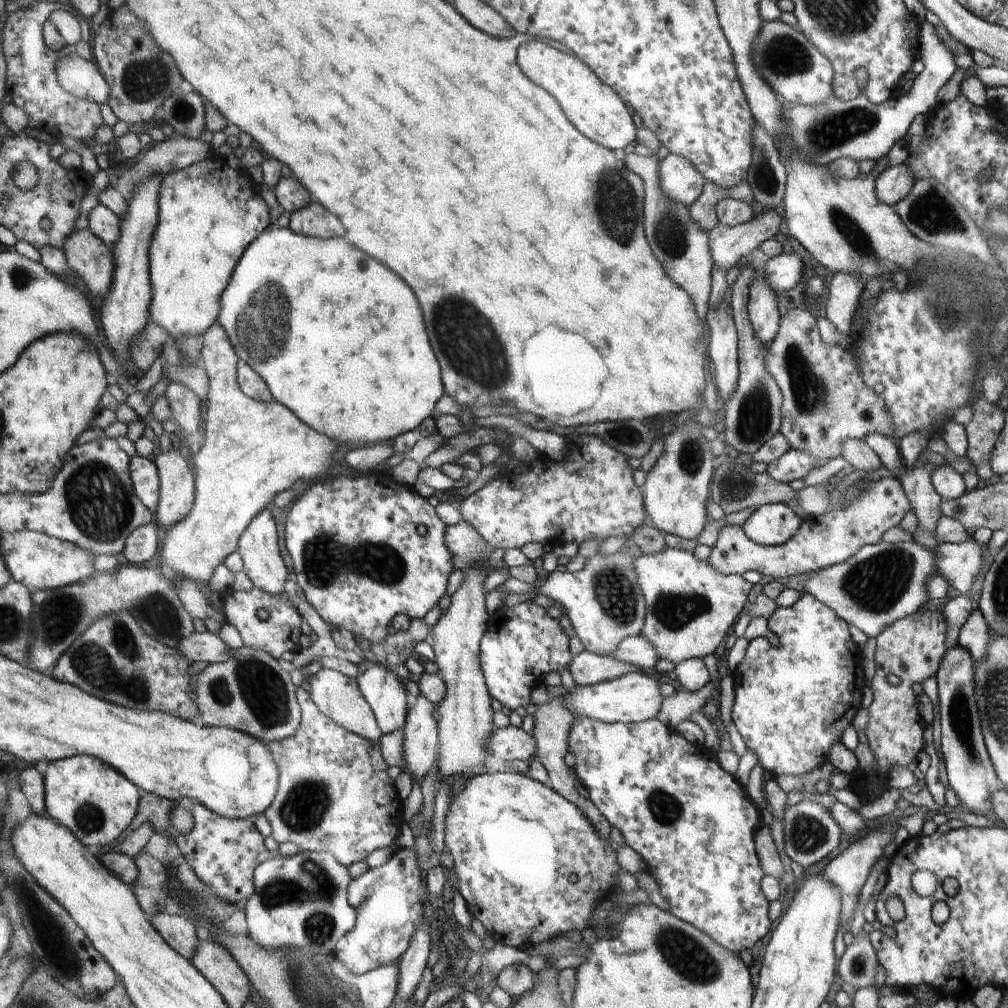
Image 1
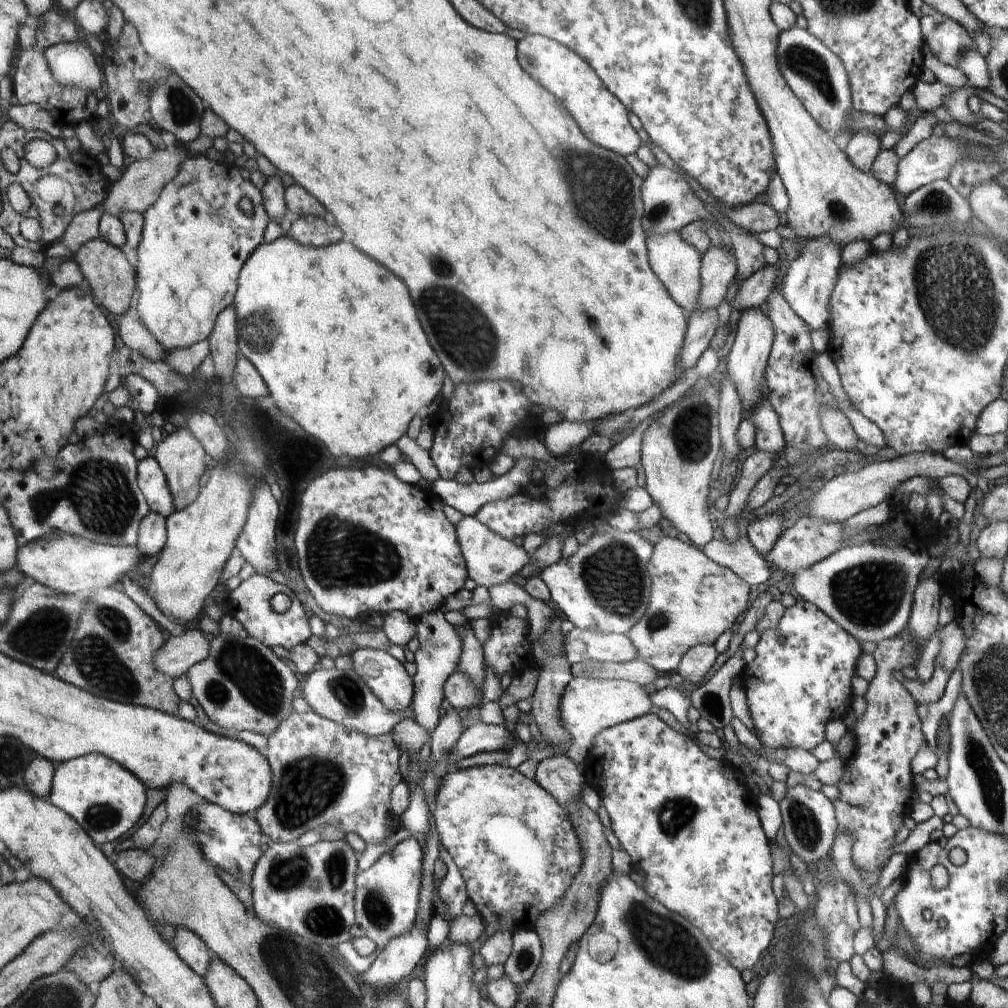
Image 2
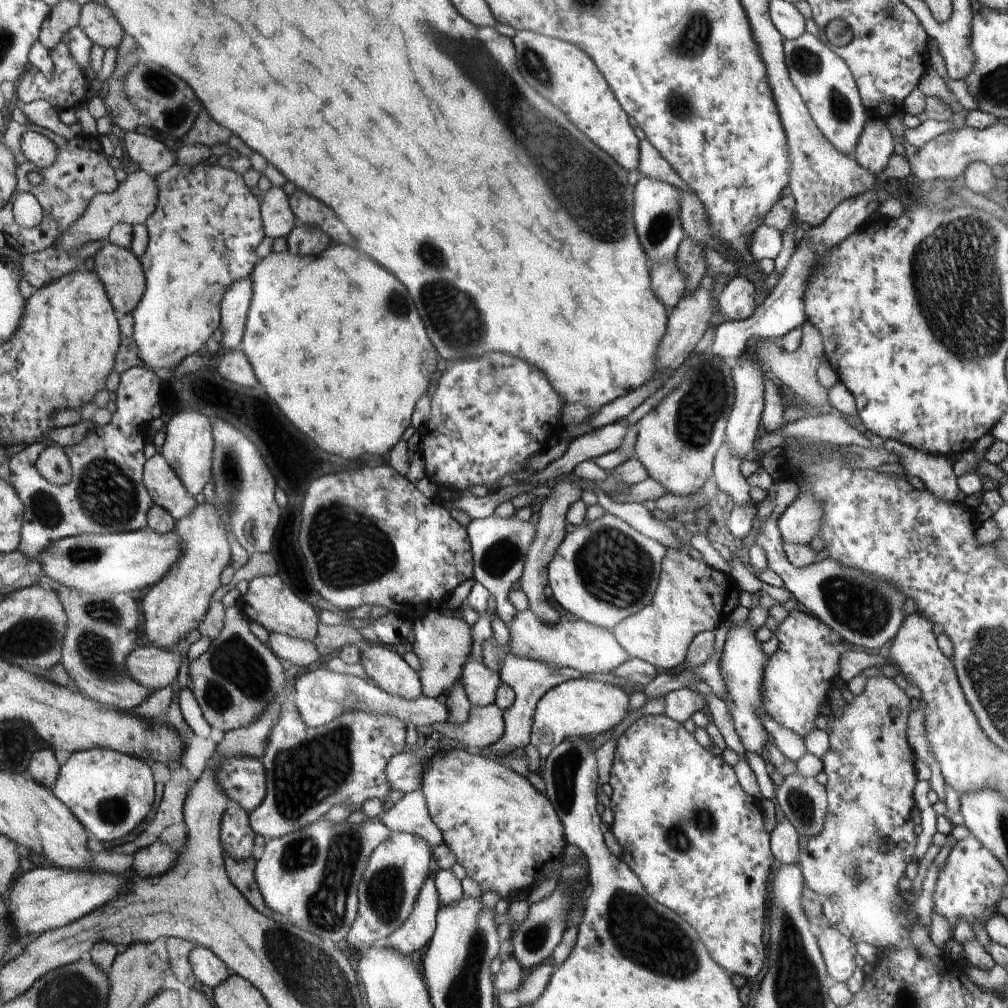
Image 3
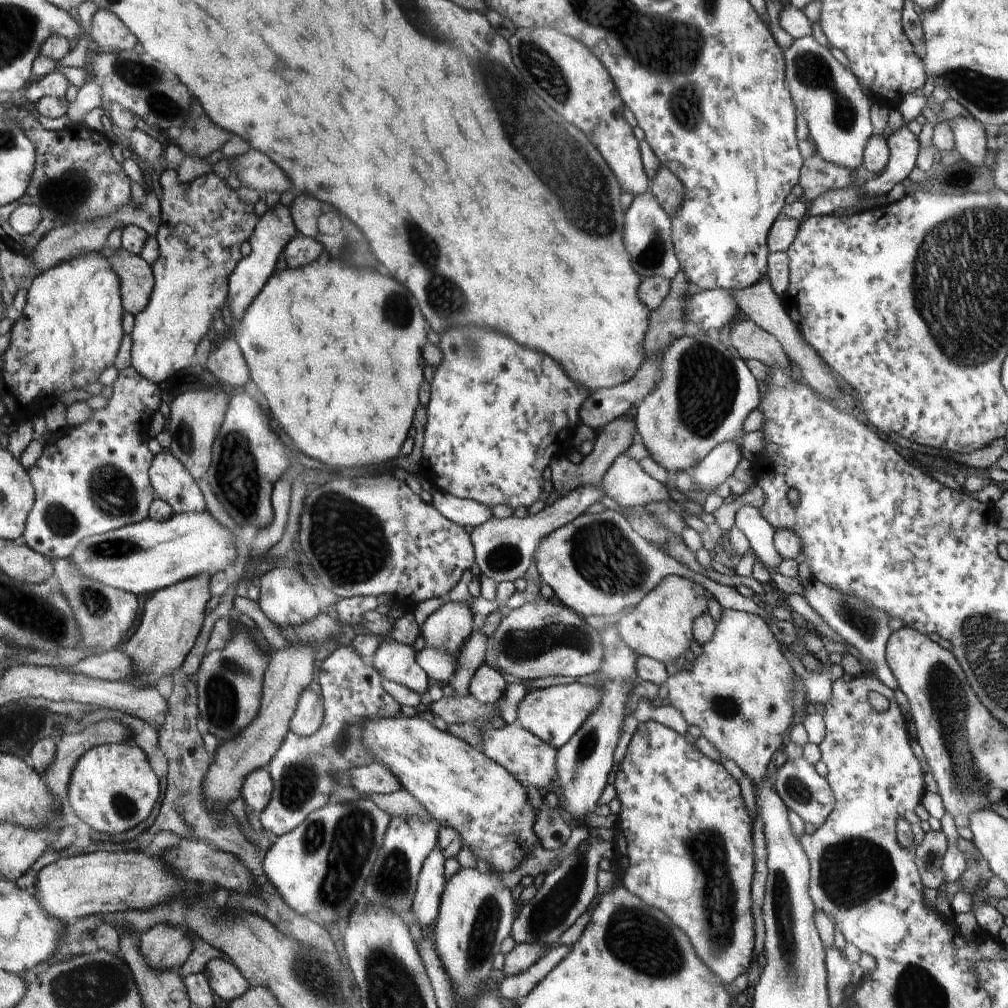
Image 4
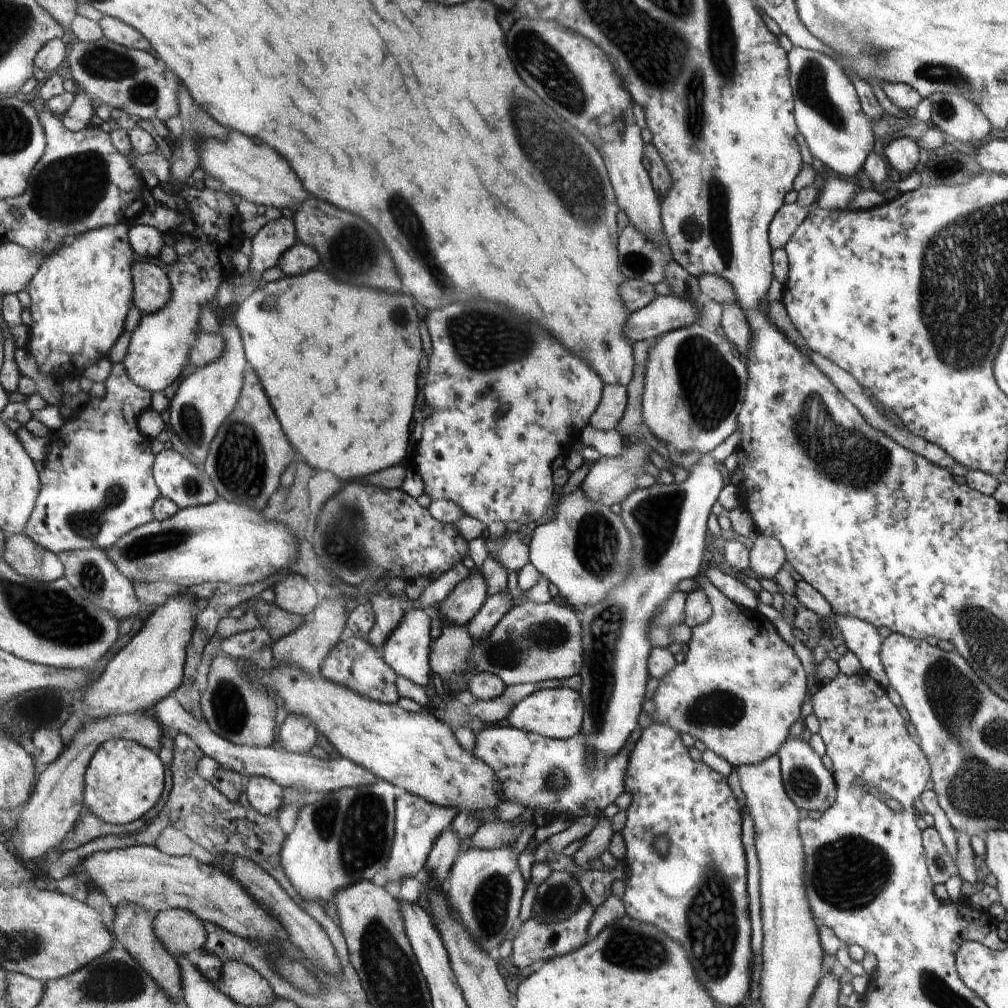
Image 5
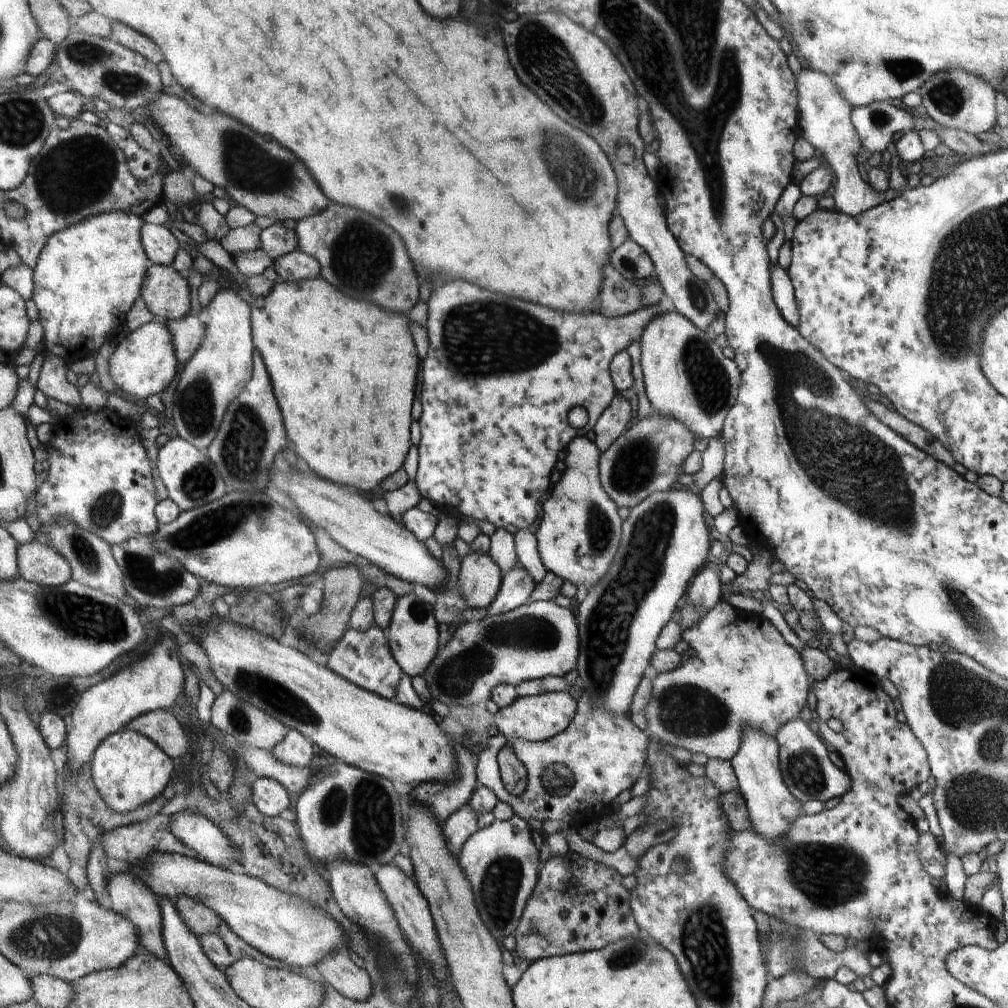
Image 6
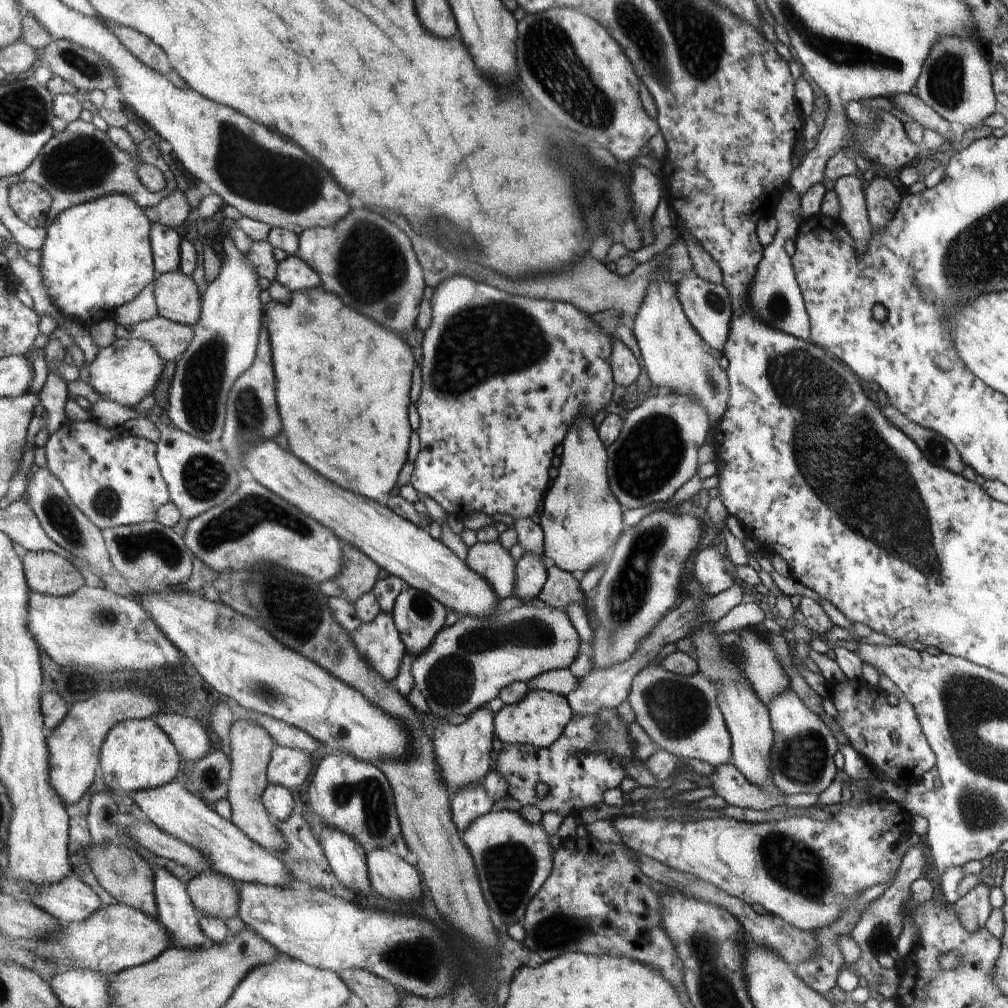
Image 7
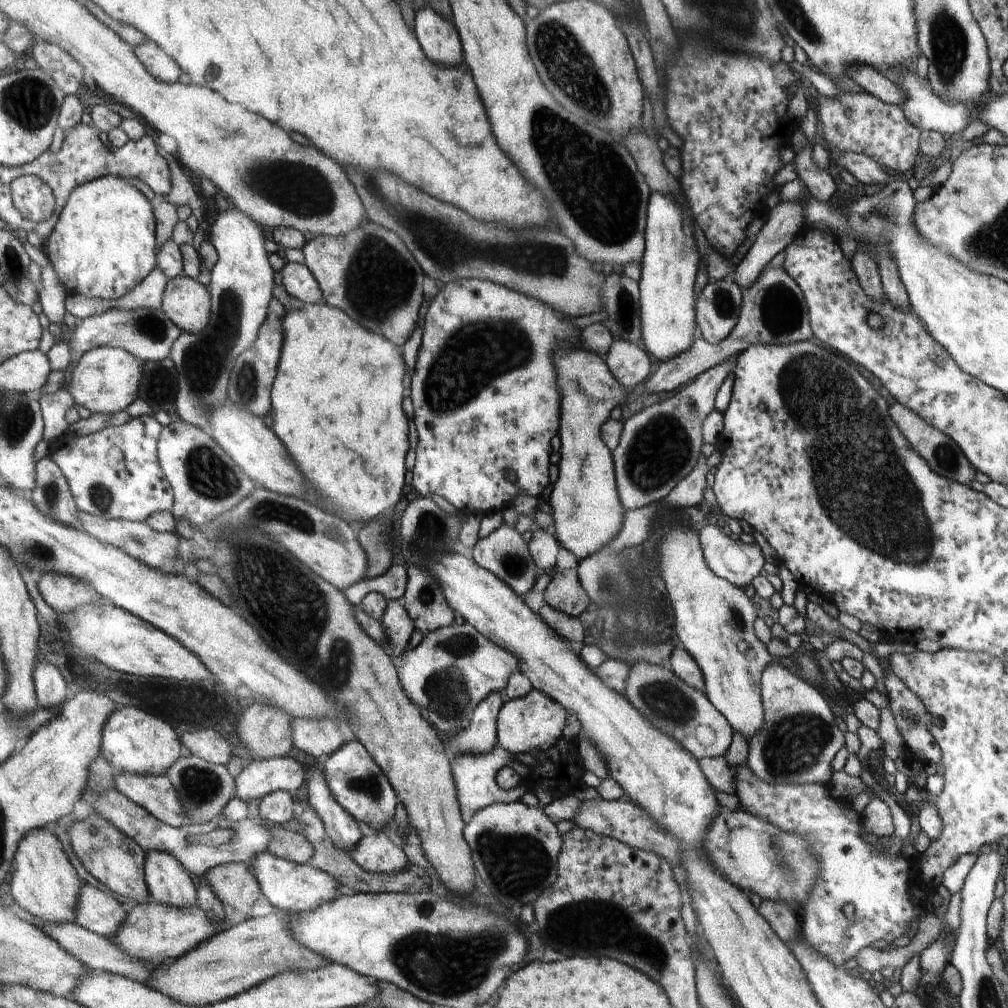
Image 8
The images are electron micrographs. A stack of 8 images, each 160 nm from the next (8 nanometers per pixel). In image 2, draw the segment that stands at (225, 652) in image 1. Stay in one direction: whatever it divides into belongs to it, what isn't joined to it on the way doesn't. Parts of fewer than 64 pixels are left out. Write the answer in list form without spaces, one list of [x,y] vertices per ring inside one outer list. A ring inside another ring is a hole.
[[[186,629],[182,635],[171,635],[168,642],[163,644],[162,650],[155,654],[155,667],[160,673],[166,673],[172,678],[178,678],[193,664],[203,661],[209,655],[209,641],[202,634],[203,632],[200,629]]]

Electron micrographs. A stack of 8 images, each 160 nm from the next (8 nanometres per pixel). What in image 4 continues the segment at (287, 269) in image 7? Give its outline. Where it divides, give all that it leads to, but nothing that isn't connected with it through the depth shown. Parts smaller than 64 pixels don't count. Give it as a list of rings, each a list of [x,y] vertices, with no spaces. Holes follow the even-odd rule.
[[[298,232],[294,240],[283,249],[282,257],[288,267],[301,267],[323,258],[325,248],[319,240]]]

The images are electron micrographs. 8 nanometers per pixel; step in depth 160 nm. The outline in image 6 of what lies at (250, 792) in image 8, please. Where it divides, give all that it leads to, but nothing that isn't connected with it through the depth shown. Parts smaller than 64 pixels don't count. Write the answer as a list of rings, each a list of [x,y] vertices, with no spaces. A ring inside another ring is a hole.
[[[296,729],[288,730],[287,736],[271,750],[271,753],[286,764],[299,767],[310,765],[314,758],[312,742]]]

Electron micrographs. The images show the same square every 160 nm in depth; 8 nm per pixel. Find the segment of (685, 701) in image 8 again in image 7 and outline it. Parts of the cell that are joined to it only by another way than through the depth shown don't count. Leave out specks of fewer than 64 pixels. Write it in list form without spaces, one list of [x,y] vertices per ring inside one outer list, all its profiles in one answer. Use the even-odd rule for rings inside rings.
[[[660,664],[644,667],[634,676],[627,700],[638,724],[658,748],[717,767],[732,764],[734,756],[731,733],[719,709],[718,694],[715,682],[702,671],[690,676],[677,675]]]

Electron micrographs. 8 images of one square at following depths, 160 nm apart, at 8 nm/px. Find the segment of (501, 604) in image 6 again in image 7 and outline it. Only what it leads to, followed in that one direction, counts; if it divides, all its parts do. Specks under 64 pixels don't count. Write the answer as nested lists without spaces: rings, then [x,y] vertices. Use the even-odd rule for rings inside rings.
[[[524,553],[516,564],[516,592],[514,597],[518,597],[524,603],[528,603],[537,598],[547,579],[542,557]]]

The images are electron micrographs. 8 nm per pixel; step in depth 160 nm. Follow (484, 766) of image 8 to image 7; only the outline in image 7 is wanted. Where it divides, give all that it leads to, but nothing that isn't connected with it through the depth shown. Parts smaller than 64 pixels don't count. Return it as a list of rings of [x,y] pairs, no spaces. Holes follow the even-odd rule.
[[[482,784],[457,790],[451,796],[453,818],[460,833],[470,824],[491,811],[493,801],[488,798]]]

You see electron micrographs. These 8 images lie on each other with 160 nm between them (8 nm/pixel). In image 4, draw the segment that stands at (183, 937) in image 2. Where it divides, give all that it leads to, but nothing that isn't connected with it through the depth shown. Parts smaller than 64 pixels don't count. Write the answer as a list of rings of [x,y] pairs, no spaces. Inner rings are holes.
[[[211,958],[203,972],[214,994],[229,1002],[250,990],[246,976],[226,958]]]

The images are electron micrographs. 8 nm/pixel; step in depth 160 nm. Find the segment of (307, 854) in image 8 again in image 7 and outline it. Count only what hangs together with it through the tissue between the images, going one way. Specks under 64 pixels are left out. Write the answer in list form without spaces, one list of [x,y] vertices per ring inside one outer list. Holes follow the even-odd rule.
[[[246,719],[234,720],[230,733],[231,775],[228,781],[228,792],[225,796],[232,809],[231,821],[248,838],[259,843],[267,851],[281,851],[285,842],[276,828],[275,820],[267,813],[263,802],[263,792],[269,782],[267,766],[271,762],[271,754],[276,746],[275,740],[258,723]]]

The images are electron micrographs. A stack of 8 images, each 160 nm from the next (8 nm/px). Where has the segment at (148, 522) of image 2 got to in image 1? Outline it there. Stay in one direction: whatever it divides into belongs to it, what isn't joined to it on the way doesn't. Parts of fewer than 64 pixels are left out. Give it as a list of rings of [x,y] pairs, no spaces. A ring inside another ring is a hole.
[[[150,522],[131,534],[125,552],[128,562],[144,564],[158,552],[158,527]]]

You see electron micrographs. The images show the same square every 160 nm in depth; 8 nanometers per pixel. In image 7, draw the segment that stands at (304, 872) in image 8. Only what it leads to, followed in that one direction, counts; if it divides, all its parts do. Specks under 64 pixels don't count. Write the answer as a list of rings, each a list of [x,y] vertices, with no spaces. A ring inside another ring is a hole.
[[[181,781],[141,790],[131,796],[140,810],[160,830],[200,851],[212,872],[228,875],[236,882],[282,885],[281,887],[284,887],[284,882],[293,882],[291,871],[287,870],[287,866],[274,853],[248,838],[231,820],[220,817],[211,804],[190,793],[182,786]]]

